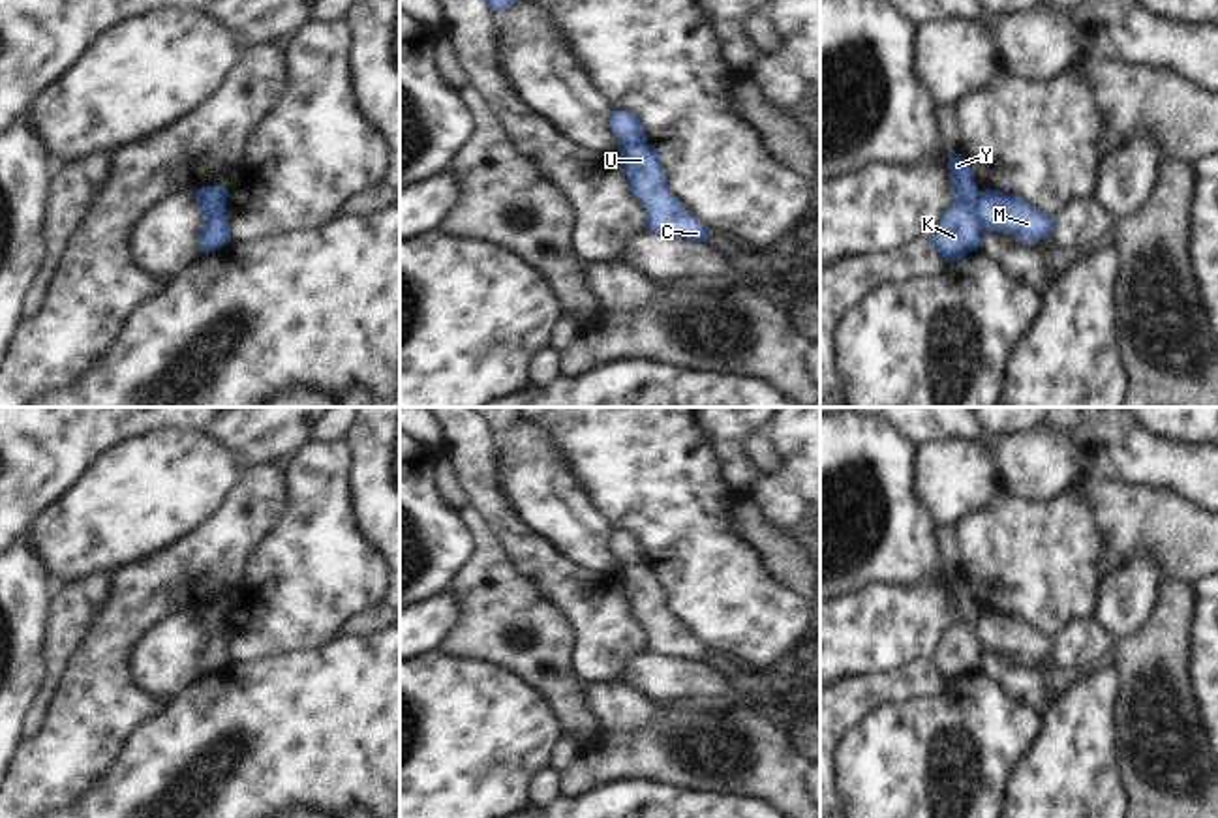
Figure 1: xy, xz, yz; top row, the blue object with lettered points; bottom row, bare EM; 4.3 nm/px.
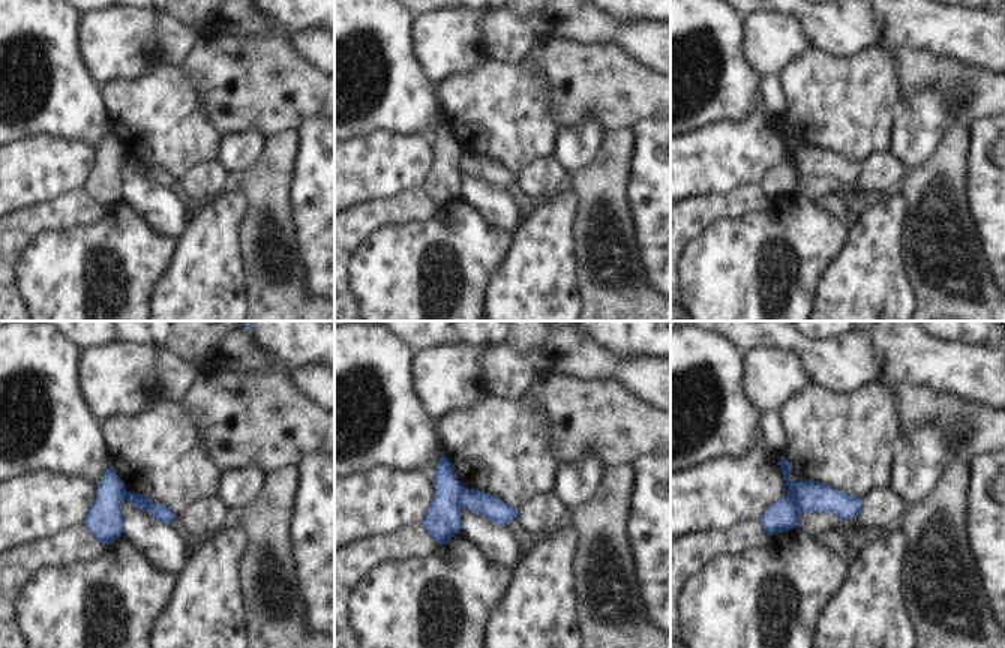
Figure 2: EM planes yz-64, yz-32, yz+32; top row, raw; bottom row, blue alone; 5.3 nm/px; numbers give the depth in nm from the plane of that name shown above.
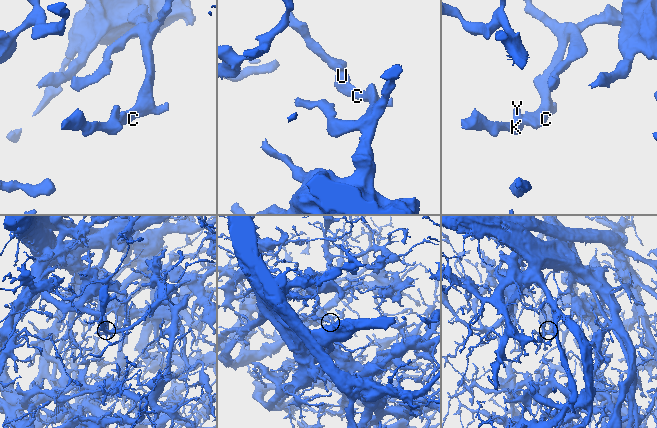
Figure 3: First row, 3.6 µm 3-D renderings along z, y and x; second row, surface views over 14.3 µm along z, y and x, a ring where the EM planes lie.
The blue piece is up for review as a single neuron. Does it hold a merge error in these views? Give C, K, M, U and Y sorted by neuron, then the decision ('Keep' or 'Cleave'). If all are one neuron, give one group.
Groups: C M U / K Y. Cleave.

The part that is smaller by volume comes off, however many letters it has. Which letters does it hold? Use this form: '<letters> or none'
K, Y

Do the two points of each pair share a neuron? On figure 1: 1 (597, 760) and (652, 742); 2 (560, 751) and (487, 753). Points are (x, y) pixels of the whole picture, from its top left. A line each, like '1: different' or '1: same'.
1: same
2: different

